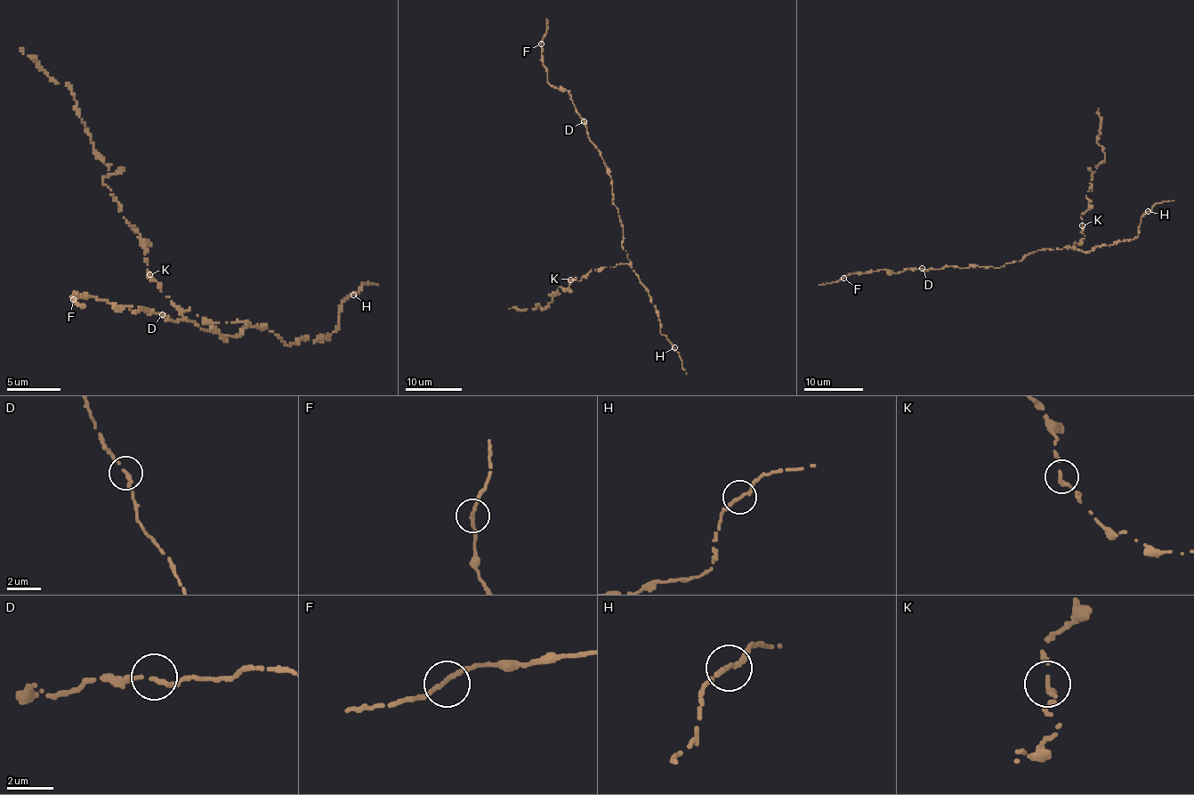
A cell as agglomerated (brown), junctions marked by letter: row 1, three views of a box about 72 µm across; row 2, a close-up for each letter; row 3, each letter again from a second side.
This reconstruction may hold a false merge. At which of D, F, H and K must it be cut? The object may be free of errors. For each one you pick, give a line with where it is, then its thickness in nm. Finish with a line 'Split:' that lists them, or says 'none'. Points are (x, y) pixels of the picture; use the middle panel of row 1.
Split: none

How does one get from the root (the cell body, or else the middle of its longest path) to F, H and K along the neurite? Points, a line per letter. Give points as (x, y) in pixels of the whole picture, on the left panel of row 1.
F: (257, 327), (246, 320), (227, 342), (215, 329), (144, 308), (135, 313), (74, 293), (73, 299)
H: (257, 327), (267, 328), (287, 345), (302, 337), (318, 341), (327, 338), (339, 324), (342, 304), (353, 295)
K: (257, 327), (250, 327), (245, 321), (208, 322), (189, 310), (181, 311), (150, 275)

